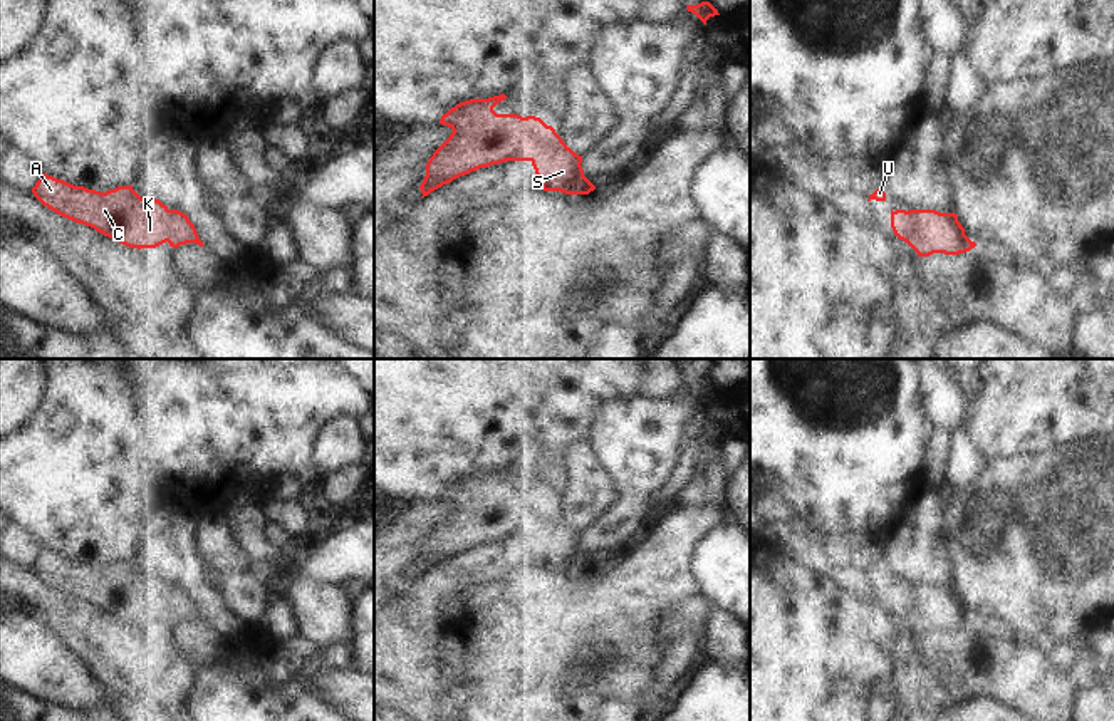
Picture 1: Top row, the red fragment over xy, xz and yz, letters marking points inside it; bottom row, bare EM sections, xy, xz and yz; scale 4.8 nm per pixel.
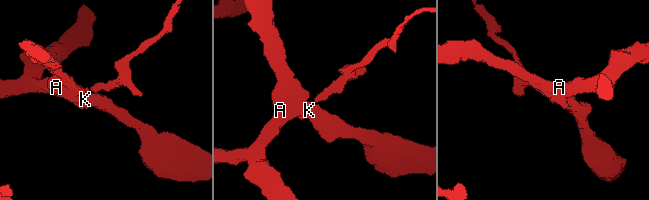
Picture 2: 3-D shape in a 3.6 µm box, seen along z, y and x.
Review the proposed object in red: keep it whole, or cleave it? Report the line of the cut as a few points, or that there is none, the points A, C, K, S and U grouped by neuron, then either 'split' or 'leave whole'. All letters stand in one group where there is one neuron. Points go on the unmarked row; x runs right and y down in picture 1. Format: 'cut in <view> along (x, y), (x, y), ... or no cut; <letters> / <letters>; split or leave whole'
no cut; A C K S U; leave whole

